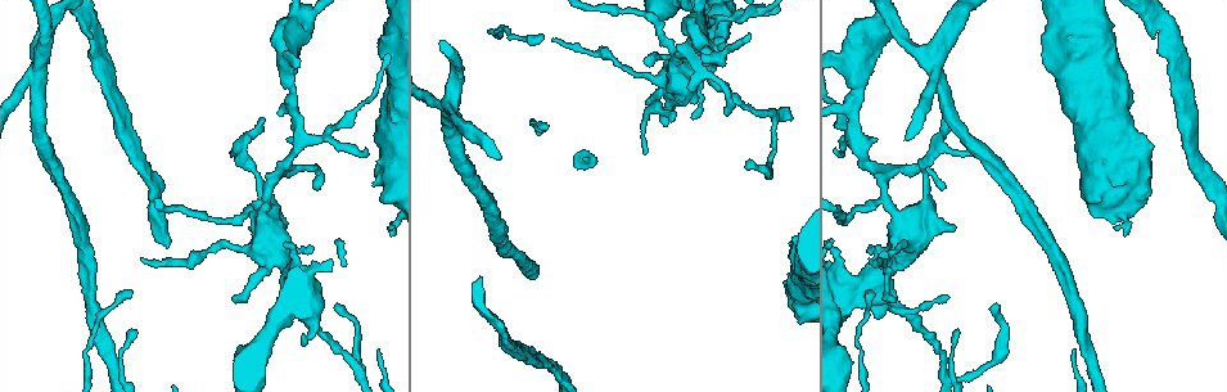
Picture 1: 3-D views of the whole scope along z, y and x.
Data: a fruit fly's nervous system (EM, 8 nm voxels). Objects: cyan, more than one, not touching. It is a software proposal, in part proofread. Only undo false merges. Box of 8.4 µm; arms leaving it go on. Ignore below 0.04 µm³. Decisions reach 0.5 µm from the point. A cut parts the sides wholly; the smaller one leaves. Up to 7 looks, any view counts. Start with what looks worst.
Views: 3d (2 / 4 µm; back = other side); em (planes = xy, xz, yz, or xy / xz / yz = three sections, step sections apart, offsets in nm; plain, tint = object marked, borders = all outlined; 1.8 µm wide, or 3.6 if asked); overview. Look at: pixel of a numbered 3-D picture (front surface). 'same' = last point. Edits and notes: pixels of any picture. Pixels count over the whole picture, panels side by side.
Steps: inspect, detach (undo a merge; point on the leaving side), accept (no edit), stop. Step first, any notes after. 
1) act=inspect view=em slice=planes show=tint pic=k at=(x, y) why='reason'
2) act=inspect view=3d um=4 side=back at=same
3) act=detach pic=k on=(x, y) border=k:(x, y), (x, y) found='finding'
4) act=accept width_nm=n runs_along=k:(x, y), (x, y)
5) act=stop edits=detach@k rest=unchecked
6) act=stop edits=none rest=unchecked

act=inspect view=3d um=2 pic=1 at=(929, 54)

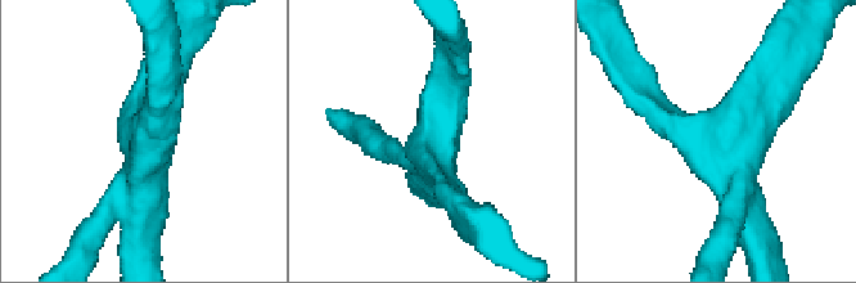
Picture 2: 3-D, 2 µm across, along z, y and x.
act=inspect view=em slice=xy step=8 show=tint pic=2 at=(145, 144) arms=4

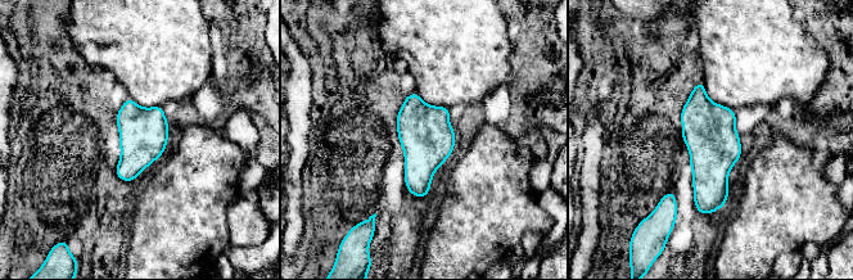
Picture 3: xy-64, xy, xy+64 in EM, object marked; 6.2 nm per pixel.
act=inspect view=em slice=xz step=8 show=tint at=same

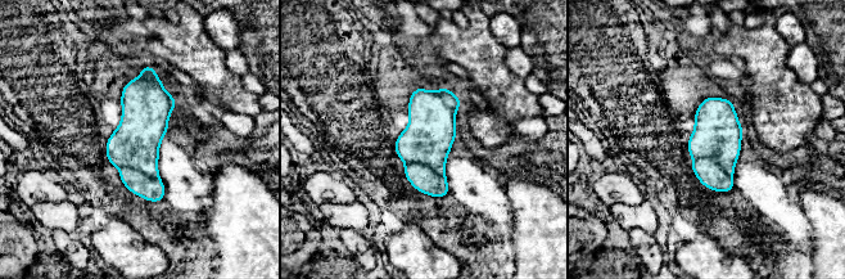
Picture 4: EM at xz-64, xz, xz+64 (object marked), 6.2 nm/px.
act=detach pic=4 on=(152, 189) found='a second neuron is stuck on'

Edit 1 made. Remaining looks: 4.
act=inspect view=overview why='redraw'

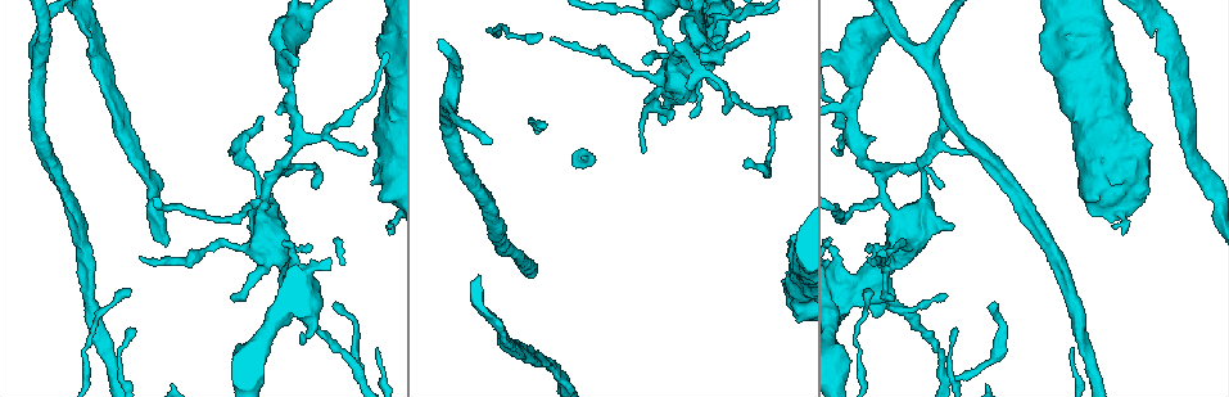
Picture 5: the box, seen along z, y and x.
act=inspect view=3d um=2 side=back pic=5 at=(304, 13) why='sudden change in width'

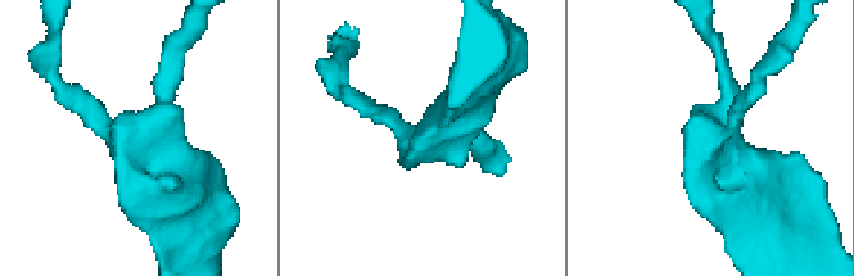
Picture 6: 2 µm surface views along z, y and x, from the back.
act=inspect view=em slice=xy step=16 show=plain pic=6 at=(129, 135) why='need the tissue'

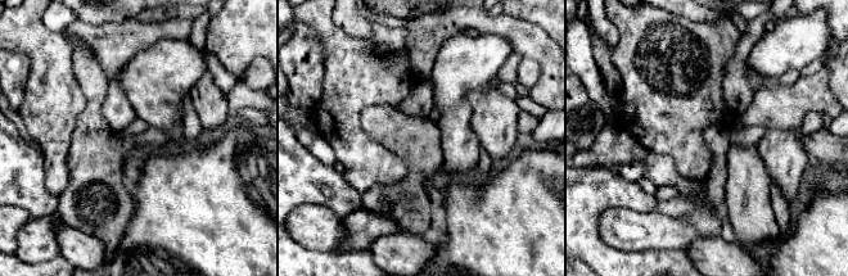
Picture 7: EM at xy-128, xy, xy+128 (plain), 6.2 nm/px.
act=inspect view=em slice=xy step=16 show=tint at=same

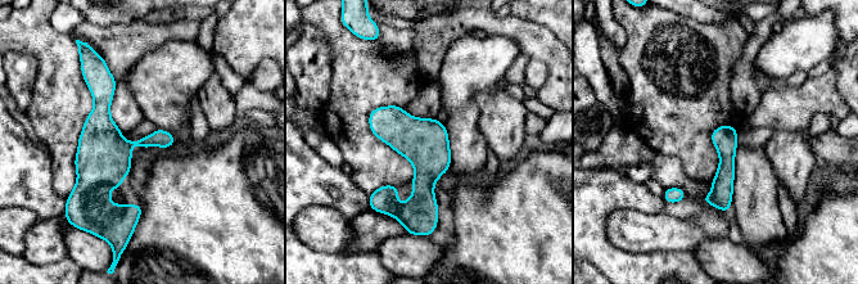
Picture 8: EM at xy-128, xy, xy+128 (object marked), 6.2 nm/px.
act=accept runs_along=8:(107, 76), (102, 198), (135, 216) found='one neuron here'

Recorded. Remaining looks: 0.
act=stop edits=detach@4 rest=unchecked

